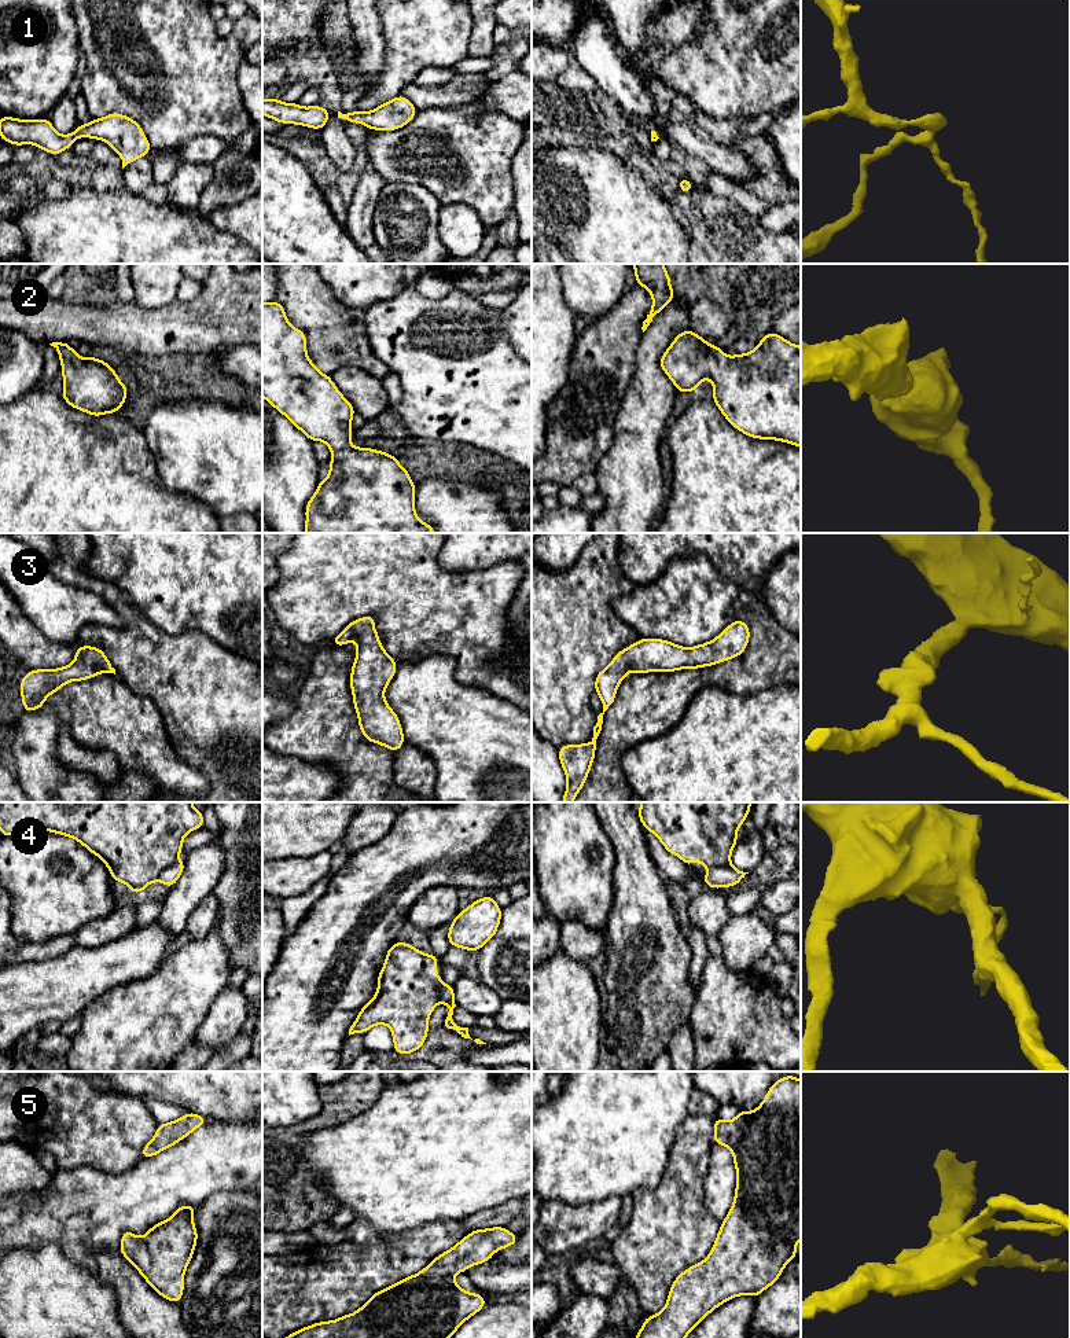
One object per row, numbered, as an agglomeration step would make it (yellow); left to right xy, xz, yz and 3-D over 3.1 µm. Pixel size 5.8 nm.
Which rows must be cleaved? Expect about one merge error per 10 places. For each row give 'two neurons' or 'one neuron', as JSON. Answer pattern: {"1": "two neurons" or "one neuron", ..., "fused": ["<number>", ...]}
{"1": "one neuron", "2": "one neuron", "3": "one neuron", "4": "two neurons", "5": "one neuron", "fused": ["4"]}

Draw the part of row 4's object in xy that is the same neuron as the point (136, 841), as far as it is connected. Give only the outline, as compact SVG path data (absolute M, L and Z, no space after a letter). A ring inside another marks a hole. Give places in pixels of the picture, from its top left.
M0 802L0 832L10 837L23 830L56 832L78 841L102 859L113 881L125 883L133 894L155 882L183 852L184 837L203 827L203 813L192 802Z

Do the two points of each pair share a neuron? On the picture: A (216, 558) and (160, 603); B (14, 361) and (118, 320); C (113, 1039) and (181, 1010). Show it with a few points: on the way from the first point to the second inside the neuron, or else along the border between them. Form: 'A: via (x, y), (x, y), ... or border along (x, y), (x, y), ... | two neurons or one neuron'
A: via (202, 561), (173, 590) | one neuron
B: border along (14, 329), (26, 334), (41, 346) | two neurons
C: via (129, 1037), (165, 1010) | one neuron

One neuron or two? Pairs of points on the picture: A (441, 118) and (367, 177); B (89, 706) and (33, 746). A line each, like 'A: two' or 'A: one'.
A: two
B: one

